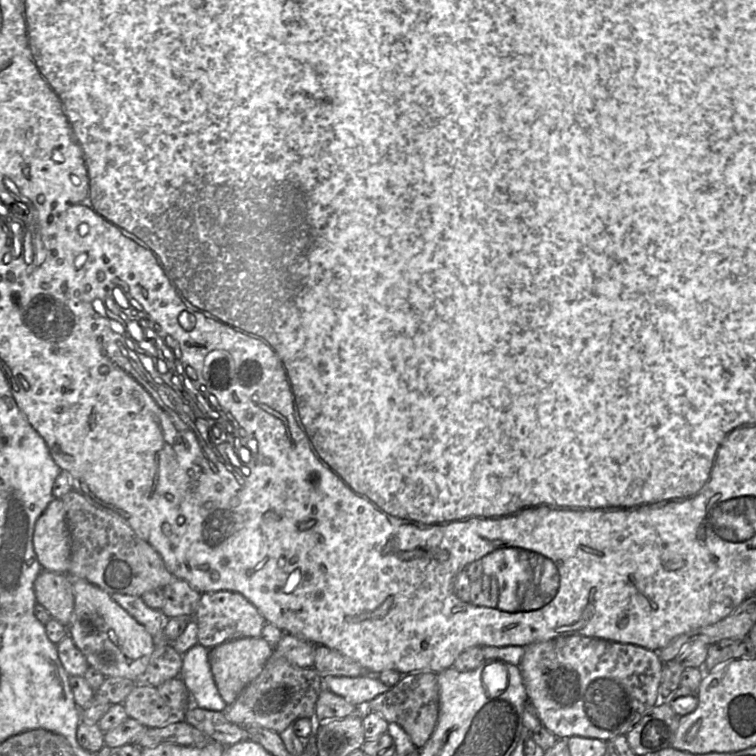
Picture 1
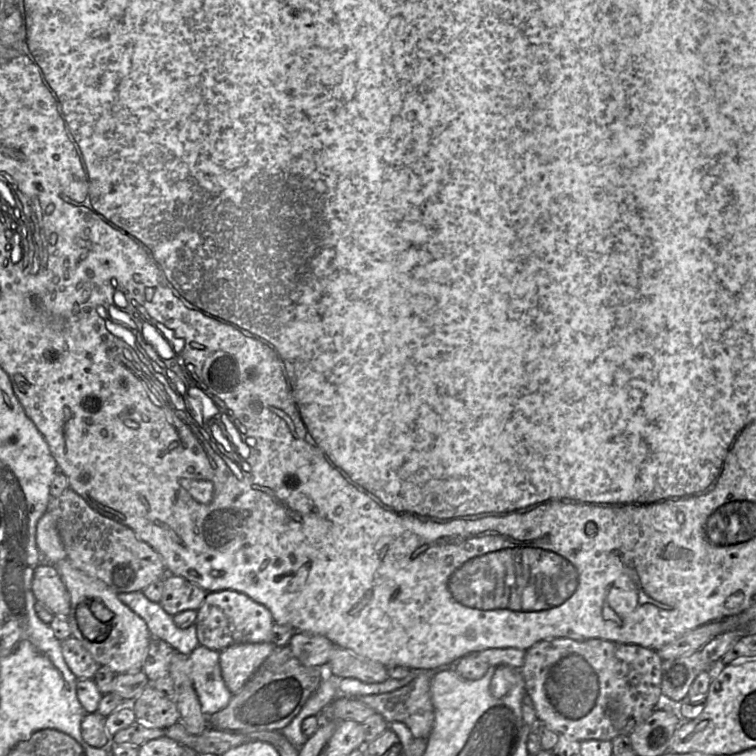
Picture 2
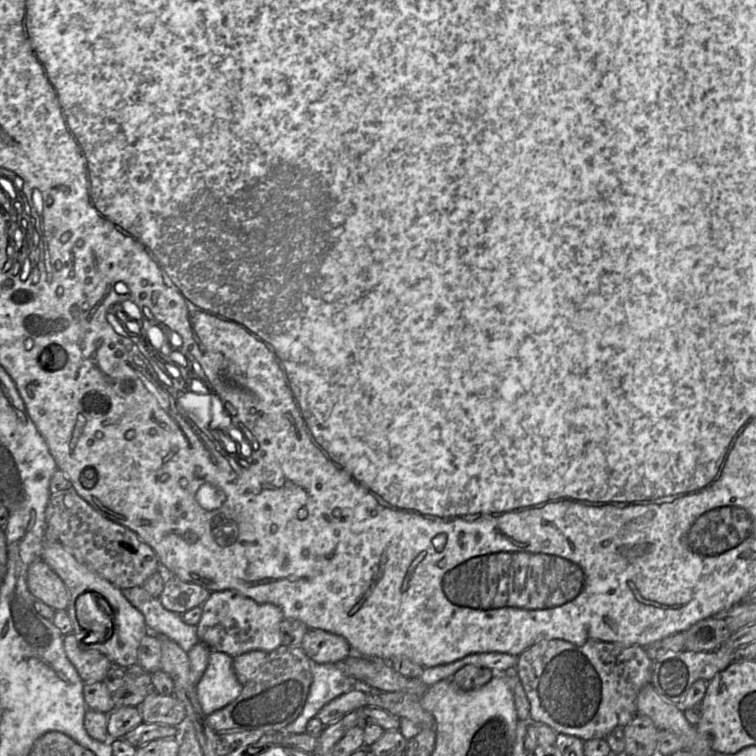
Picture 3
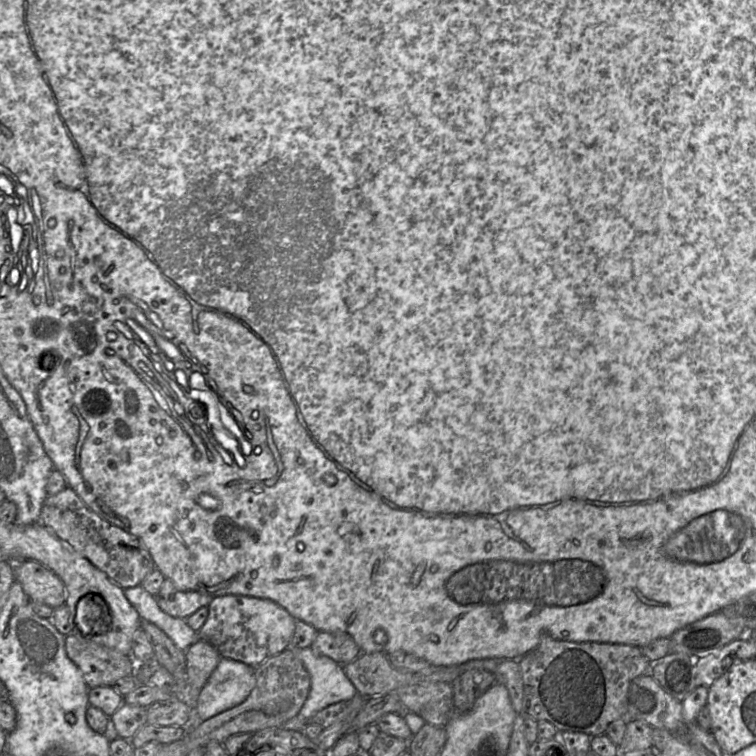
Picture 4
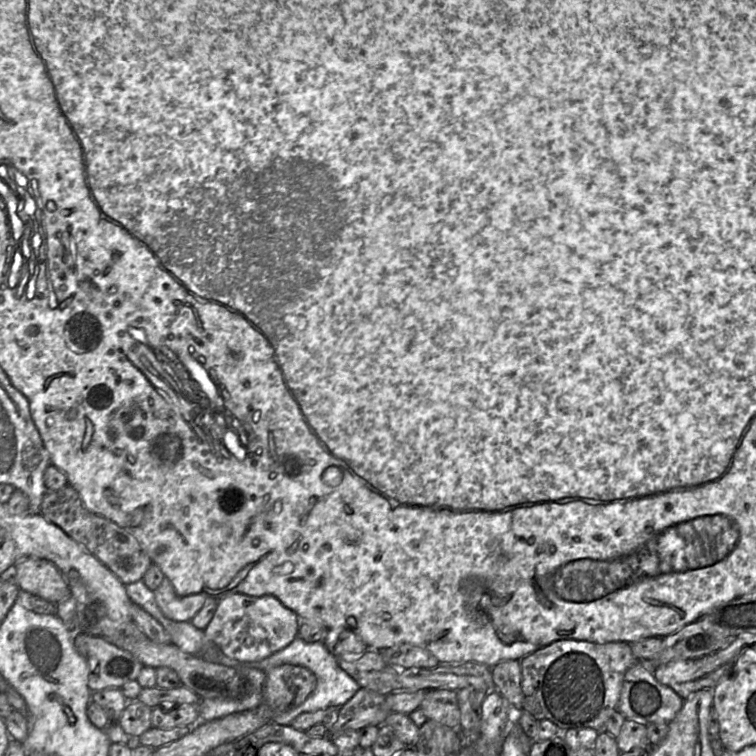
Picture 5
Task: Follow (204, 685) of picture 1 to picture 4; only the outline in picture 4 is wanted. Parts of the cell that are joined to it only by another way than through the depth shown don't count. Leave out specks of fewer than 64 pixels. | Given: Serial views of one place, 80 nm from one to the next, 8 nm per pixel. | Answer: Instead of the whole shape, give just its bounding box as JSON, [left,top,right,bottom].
[196,657,256,721]

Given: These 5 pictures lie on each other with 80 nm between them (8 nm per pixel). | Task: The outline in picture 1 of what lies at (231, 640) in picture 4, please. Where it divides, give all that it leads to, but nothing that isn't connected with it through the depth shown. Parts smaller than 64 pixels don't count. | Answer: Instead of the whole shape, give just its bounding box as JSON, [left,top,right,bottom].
[192,591,265,649]

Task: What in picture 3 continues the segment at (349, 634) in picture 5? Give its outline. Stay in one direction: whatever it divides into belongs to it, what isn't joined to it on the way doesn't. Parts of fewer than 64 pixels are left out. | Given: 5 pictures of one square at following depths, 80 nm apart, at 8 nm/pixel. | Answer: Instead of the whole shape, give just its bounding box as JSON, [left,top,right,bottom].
[300,629,353,664]

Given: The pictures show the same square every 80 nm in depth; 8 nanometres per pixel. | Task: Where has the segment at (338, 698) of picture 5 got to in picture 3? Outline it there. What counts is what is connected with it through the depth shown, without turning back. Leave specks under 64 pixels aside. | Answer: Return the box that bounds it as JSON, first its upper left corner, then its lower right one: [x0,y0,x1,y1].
[285,661,352,734]

